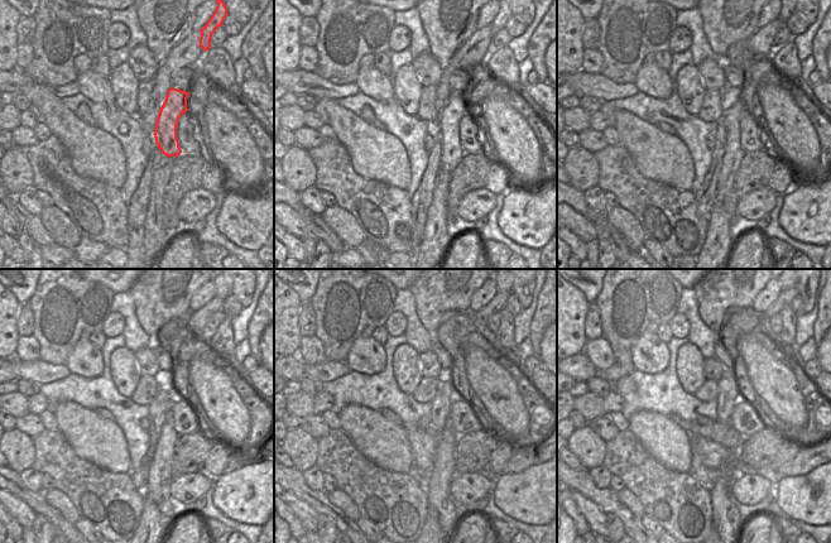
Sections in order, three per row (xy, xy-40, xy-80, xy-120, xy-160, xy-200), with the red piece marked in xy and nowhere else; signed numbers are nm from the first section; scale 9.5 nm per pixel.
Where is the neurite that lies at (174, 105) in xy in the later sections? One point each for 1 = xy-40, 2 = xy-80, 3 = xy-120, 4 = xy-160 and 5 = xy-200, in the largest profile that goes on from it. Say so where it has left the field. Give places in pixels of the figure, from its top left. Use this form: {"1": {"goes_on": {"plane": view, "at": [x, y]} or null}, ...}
{"1": {"goes_on": {"plane": "xy-40", "at": [447, 128]}}, "2": {"goes_on": {"plane": "xy-80", "at": [734, 107]}}, "3": {"goes_on": {"plane": "xy-120", "at": [158, 483]}}, "4": {"goes_on": {"plane": "xy-160", "at": [438, 496]}}, "5": {"goes_on": {"plane": "xy-200", "at": [725, 515]}}}

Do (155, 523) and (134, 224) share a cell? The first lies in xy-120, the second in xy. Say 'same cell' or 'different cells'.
different cells

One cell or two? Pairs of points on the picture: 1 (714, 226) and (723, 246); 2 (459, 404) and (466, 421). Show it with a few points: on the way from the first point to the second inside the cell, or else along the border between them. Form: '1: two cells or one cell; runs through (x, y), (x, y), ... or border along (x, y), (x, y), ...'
1: one cell; runs through (719, 231), (719, 241)
2: one cell; runs through (460, 408), (465, 417)

